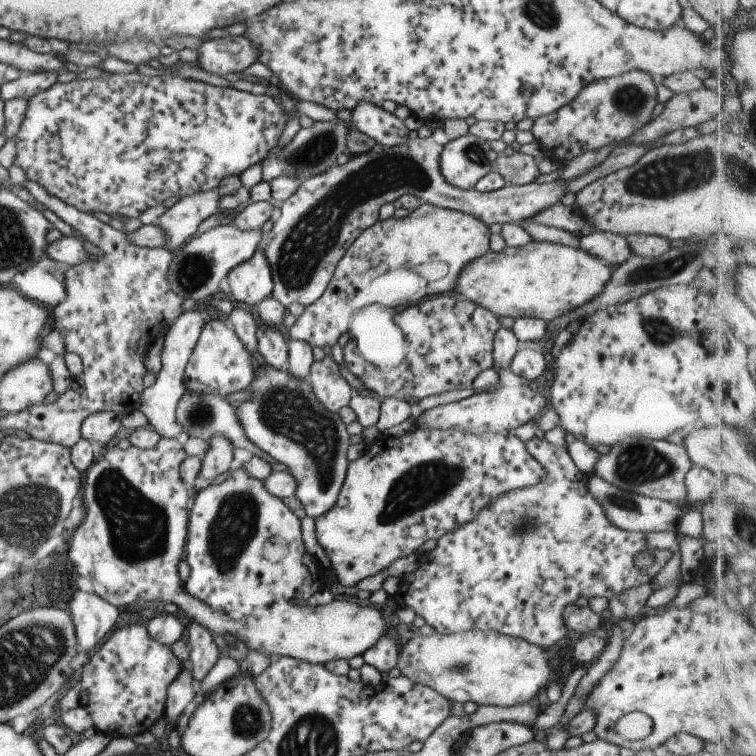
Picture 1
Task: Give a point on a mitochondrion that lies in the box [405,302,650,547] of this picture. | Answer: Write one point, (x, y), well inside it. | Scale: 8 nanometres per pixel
(523, 524)

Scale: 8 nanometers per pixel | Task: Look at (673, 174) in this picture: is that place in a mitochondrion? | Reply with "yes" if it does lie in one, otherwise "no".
yes

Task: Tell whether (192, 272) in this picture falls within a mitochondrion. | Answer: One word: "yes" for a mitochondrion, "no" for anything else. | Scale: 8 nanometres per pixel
yes

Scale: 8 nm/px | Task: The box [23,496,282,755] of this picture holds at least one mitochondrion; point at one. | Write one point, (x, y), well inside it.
(246, 721)

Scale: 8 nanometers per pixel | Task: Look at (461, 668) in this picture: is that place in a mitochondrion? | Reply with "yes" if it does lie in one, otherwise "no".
yes

